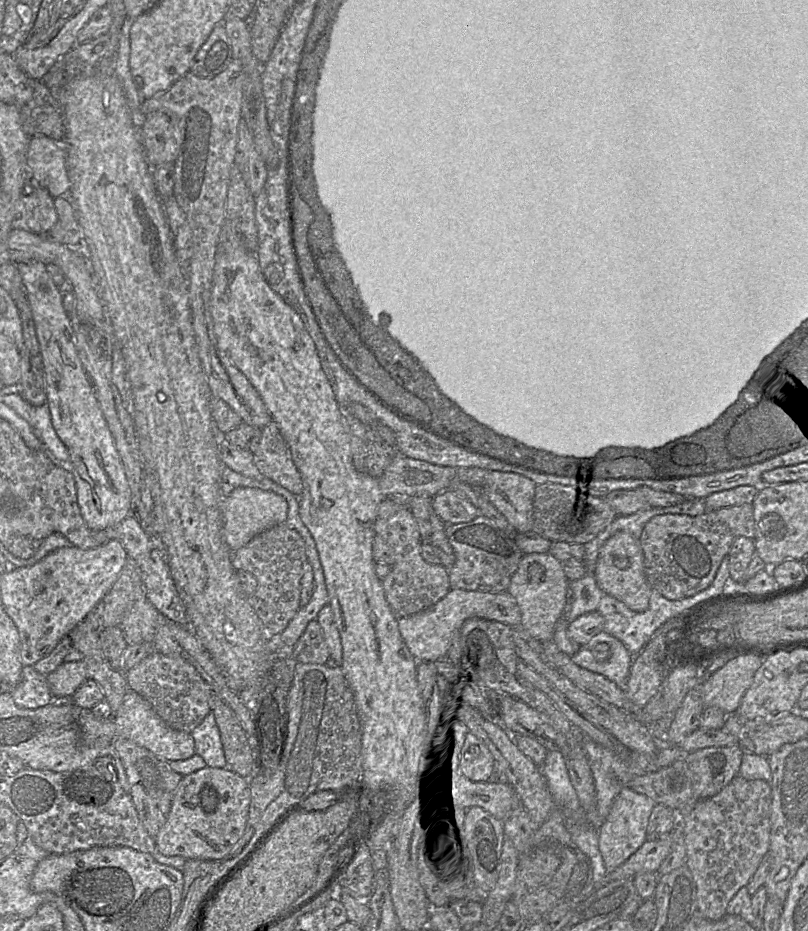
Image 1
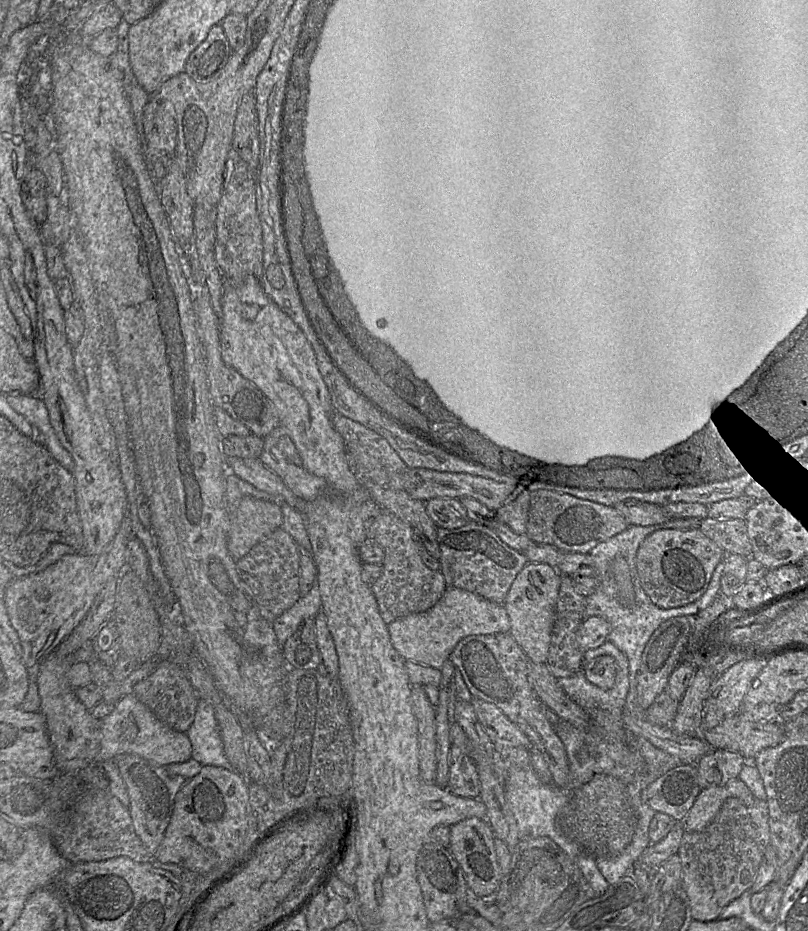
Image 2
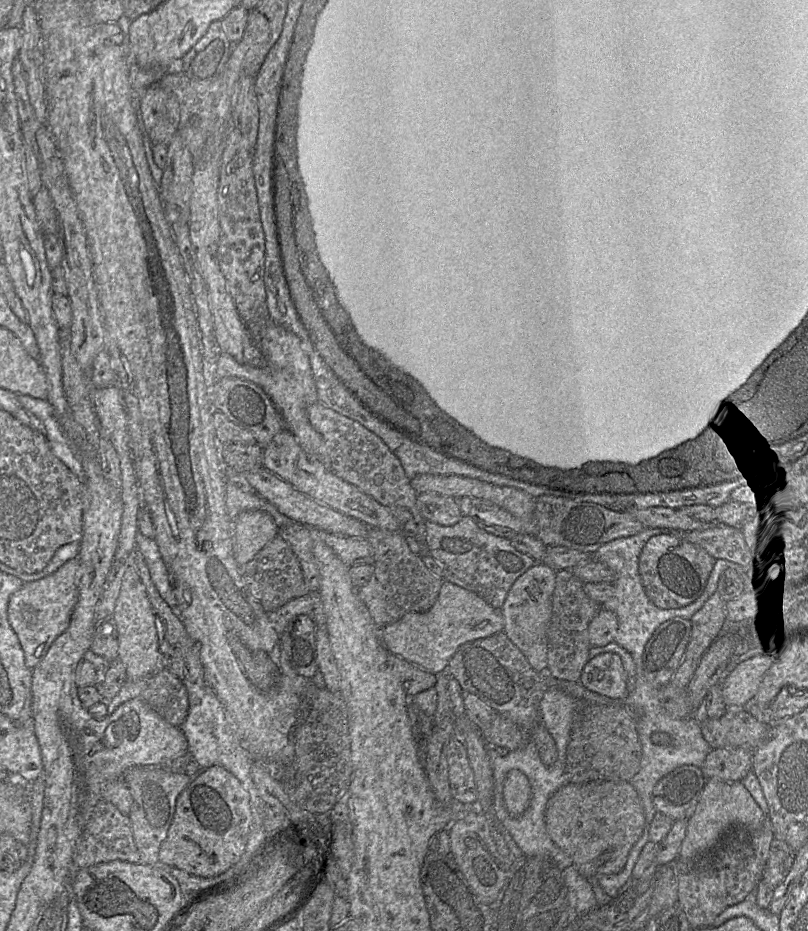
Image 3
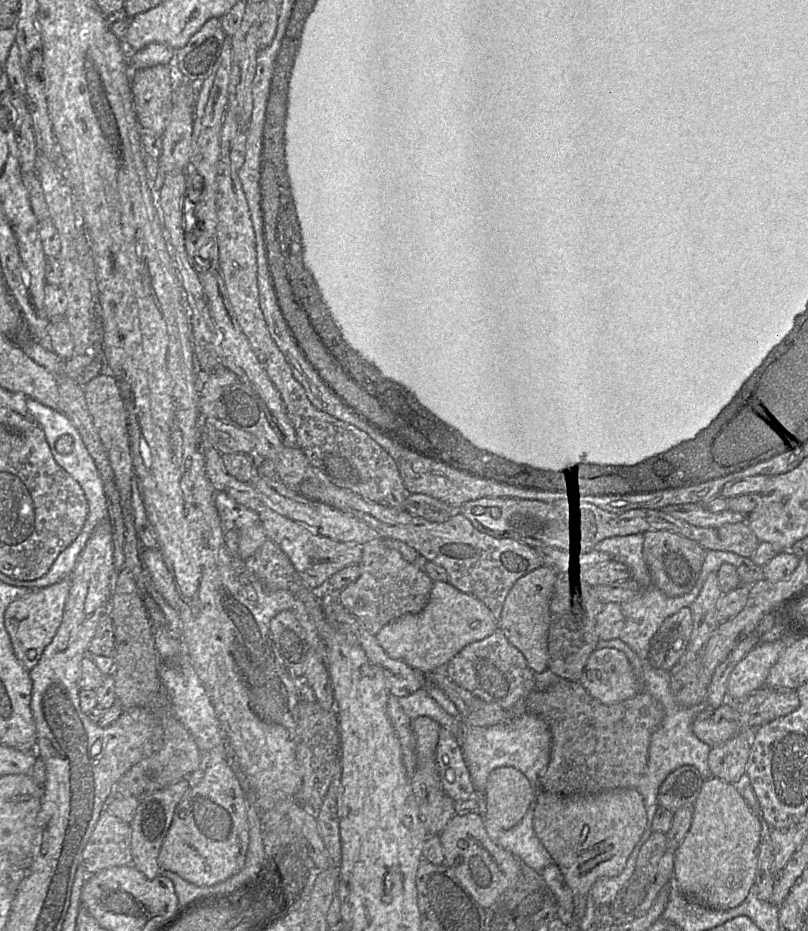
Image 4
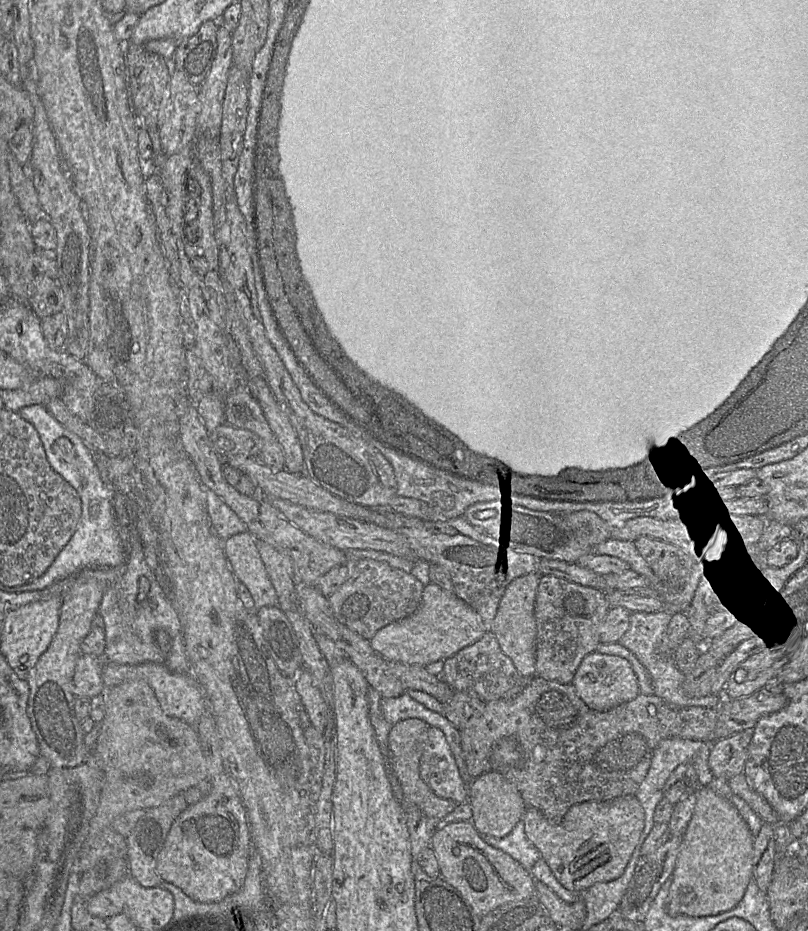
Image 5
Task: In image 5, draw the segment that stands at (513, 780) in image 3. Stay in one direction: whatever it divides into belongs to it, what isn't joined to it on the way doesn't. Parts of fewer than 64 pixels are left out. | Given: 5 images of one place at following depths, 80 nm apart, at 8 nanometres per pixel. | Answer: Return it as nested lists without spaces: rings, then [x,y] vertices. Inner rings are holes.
[[[489,771],[469,783],[468,802],[472,809],[472,823],[484,834],[493,837],[503,837],[511,832],[514,826],[522,820],[527,807],[516,786],[503,775]]]

